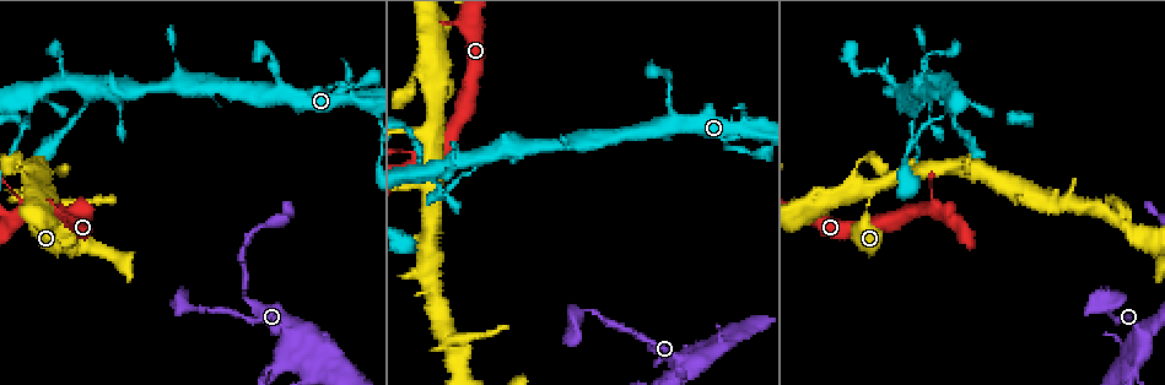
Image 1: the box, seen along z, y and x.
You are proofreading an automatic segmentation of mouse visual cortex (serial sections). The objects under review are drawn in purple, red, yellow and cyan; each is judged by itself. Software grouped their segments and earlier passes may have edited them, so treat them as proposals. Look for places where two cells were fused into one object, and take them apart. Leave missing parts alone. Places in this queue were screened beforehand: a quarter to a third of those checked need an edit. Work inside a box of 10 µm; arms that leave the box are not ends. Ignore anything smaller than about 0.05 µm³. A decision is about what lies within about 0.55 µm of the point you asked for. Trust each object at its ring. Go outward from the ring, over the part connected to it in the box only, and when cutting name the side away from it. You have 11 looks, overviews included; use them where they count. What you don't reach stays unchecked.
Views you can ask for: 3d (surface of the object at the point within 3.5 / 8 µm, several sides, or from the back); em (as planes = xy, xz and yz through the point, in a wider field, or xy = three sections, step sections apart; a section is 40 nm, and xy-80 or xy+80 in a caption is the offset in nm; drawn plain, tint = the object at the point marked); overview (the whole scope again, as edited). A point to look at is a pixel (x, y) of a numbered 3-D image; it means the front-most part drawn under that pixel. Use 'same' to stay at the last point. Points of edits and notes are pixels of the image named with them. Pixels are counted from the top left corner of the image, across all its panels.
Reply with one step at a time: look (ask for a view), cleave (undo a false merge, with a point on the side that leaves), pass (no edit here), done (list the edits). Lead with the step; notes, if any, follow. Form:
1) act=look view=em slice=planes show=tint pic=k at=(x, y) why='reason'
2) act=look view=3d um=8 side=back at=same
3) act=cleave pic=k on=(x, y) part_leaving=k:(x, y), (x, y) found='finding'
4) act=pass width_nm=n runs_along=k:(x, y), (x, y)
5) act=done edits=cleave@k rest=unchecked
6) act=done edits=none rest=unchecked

act=look view=3d um=8 pic=1 at=(853, 50) why='abrupt turn'

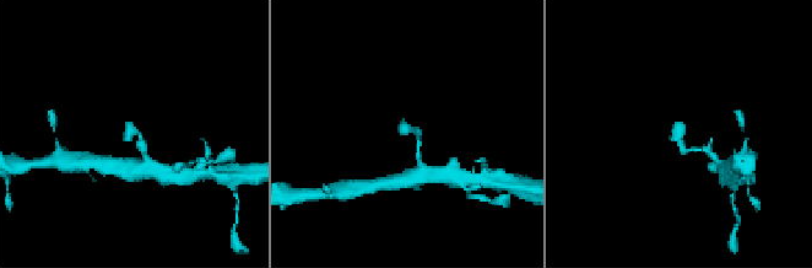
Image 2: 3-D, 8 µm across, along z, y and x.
act=look view=3d um=3.5 at=same

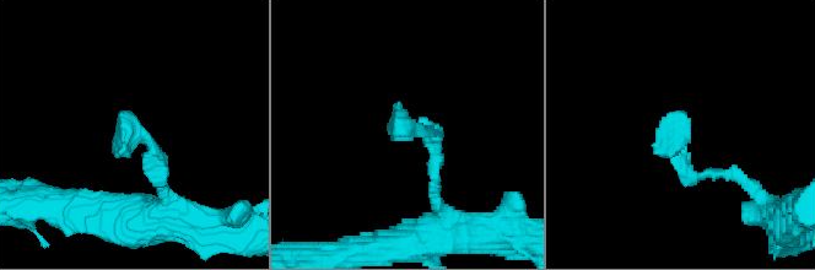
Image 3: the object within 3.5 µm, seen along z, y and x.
act=pass runs_along=3:(432, 173), (428, 133), (395, 114) found='one cell here'

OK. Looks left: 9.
act=look view=3d um=3.5 pic=1 at=(870, 191)

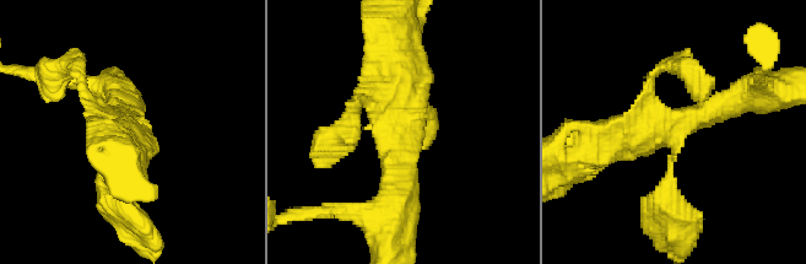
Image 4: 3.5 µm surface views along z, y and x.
act=look view=em slice=xy step=2 show=tint pic=4 at=(395, 127) arms=4 arm_widths_nm=150,200,300,500

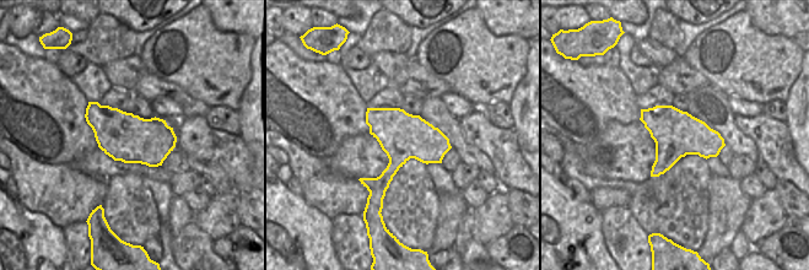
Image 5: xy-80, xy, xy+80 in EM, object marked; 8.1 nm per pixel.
act=pass runs_along=4:(672, 205), (676, 129), (745, 96) found='one cell here'

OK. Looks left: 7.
act=look view=3d um=3.5 pic=1 at=(957, 163) why='branch point'

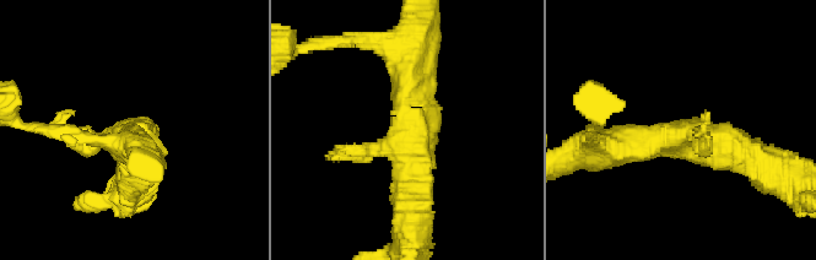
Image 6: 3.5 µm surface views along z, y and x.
act=look view=em slice=planes show=tint pic=6 at=(410, 134) arms=3 arm_widths_nm=200,400,450 why='now the EM'

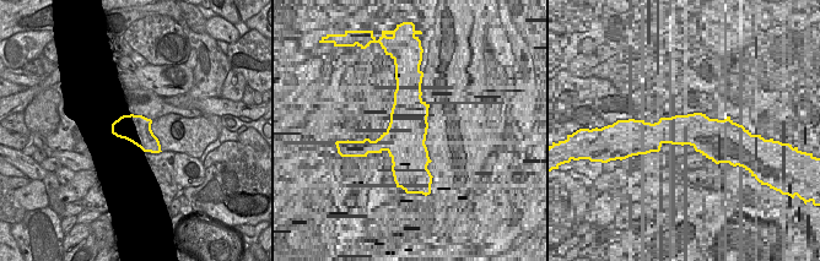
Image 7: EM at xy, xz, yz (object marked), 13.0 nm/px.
act=pass runs_along=6:(609, 150), (702, 134), (760, 161) found='continuous, no second cell'

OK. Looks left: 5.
act=look view=3d um=3.5 pic=1 at=(1139, 366) why='calibre changes'

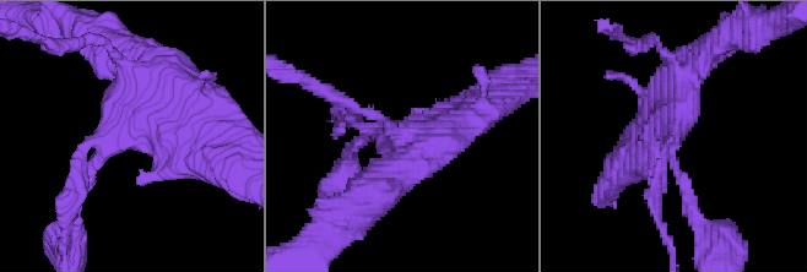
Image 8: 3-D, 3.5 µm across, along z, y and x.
act=look view=em slice=xy step=5 show=plain pic=8 at=(379, 133) why='need the tissue'

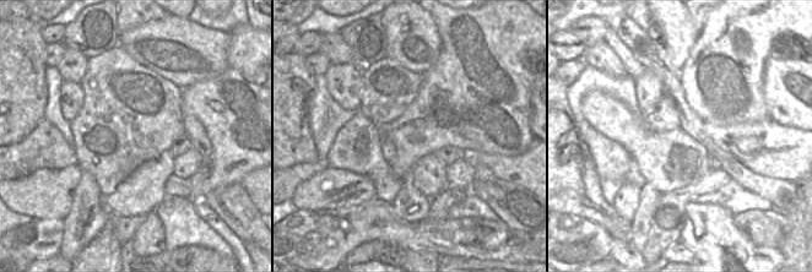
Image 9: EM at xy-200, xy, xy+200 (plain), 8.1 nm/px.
act=look view=em slice=xy step=5 show=tint at=same why='with the object marked'

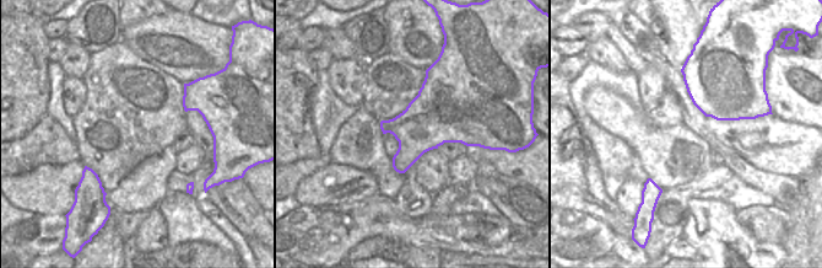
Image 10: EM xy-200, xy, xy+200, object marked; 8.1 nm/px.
act=pass width_nm=460 runs_along=8:(135, 74), (124, 123), (64, 186) found='continuous, no second cell'

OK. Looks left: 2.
act=done edits=none rest=unchecked

